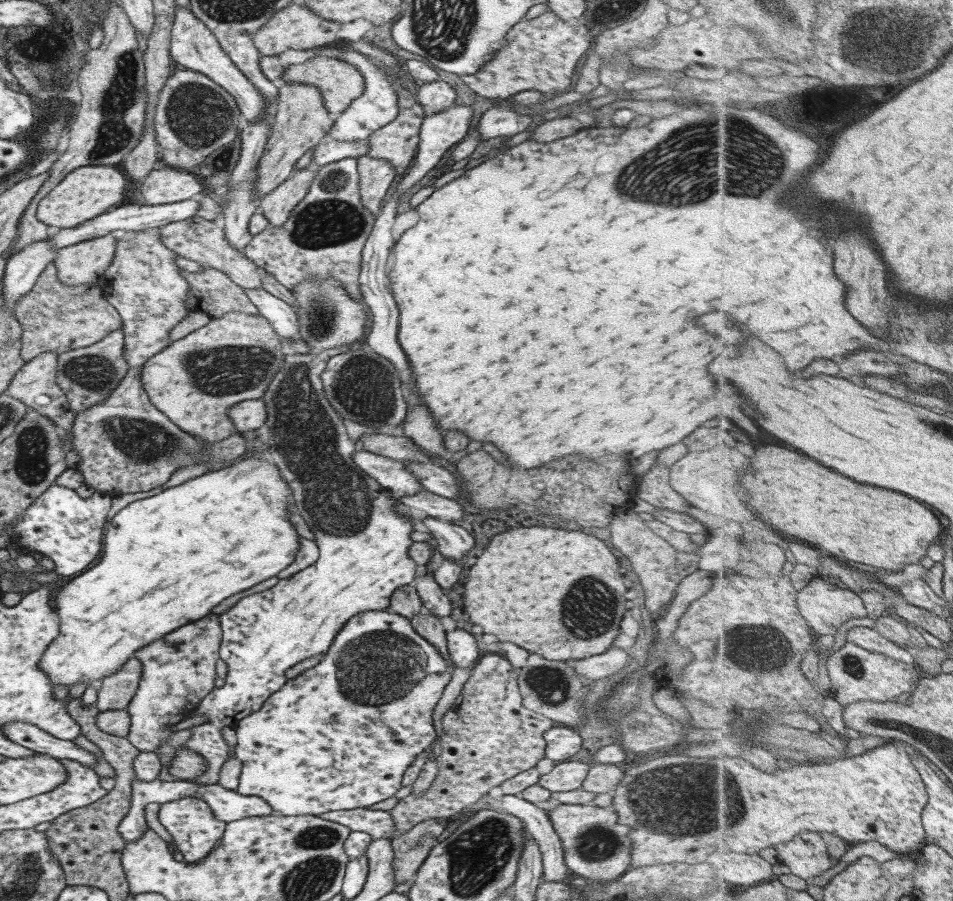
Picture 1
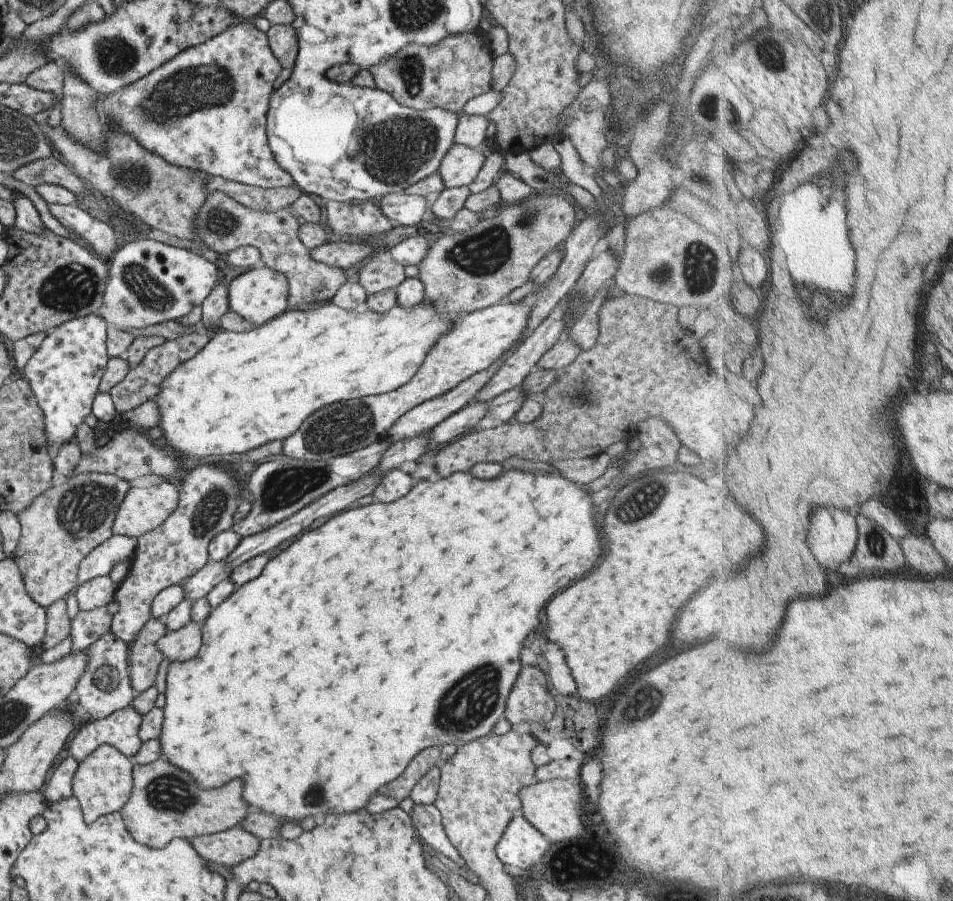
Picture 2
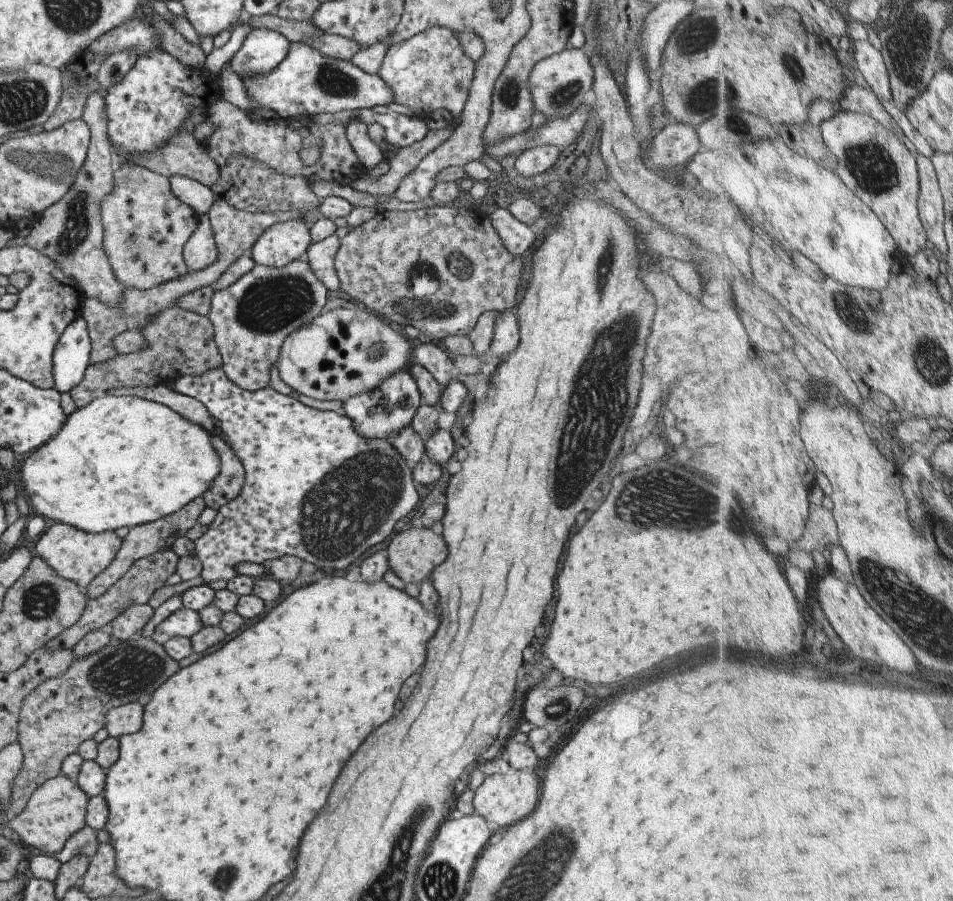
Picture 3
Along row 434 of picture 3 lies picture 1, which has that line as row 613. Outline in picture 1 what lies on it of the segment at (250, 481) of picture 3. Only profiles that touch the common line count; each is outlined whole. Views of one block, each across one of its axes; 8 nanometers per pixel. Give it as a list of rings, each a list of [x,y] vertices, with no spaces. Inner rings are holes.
[[[343,345],[319,353],[285,355],[260,398],[265,405],[264,424],[269,433],[269,438],[265,440],[266,456],[279,468],[281,478],[291,490],[297,514],[312,530],[318,558],[303,571],[279,579],[269,590],[236,598],[233,607],[218,616],[222,630],[218,658],[226,664],[225,682],[221,688],[214,687],[203,697],[191,714],[203,714],[206,721],[189,728],[191,736],[184,746],[194,750],[204,760],[206,767],[199,776],[187,779],[187,782],[217,783],[219,769],[229,756],[221,729],[225,726],[235,728],[240,718],[259,710],[266,698],[285,685],[284,672],[310,656],[324,653],[349,618],[368,611],[385,611],[389,607],[390,594],[412,583],[420,569],[408,556],[409,546],[413,544],[409,533],[415,530],[413,517],[400,516],[394,510],[394,506],[401,503],[399,499],[391,497],[354,463],[352,452],[357,450],[355,443],[347,437],[340,417],[324,397],[321,371],[331,357],[349,348],[353,346]]]

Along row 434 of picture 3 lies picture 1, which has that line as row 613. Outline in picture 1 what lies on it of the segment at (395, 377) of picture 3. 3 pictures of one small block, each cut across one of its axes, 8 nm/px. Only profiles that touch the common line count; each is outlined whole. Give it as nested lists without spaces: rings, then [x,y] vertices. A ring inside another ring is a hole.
[[[368,611],[349,618],[349,621],[346,621],[345,625],[334,636],[333,642],[323,653],[321,661],[304,670],[299,674],[299,677],[286,680],[285,685],[281,686],[280,690],[263,701],[259,710],[245,715],[236,722],[234,728],[236,745],[233,749],[233,756],[241,762],[236,788],[237,794],[258,796],[267,802],[273,811],[277,811],[279,815],[284,817],[295,815],[318,816],[318,814],[334,810],[368,807],[375,802],[381,802],[381,800],[393,796],[400,787],[403,773],[410,762],[413,762],[415,756],[419,756],[435,740],[431,712],[433,712],[443,689],[450,682],[452,670],[453,665],[441,658],[436,647],[431,646],[412,629],[409,619],[387,611]]]

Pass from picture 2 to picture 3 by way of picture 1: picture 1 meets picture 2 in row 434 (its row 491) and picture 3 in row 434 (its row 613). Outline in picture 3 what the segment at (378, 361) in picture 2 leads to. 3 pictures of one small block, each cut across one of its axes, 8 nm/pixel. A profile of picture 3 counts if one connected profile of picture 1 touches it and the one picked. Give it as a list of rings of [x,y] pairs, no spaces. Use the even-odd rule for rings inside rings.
[[[106,396],[95,398],[90,404],[77,408],[72,414],[66,416],[61,429],[42,446],[39,446],[35,452],[31,452],[21,466],[21,479],[19,487],[24,489],[26,500],[35,508],[35,512],[44,518],[54,522],[73,526],[78,530],[87,533],[101,533],[104,531],[114,531],[116,528],[127,526],[138,526],[147,522],[164,518],[175,513],[177,510],[186,506],[189,502],[201,497],[207,488],[213,483],[213,480],[220,474],[220,458],[212,445],[210,435],[196,423],[173,412],[167,406],[142,399],[141,397],[131,396]]]

